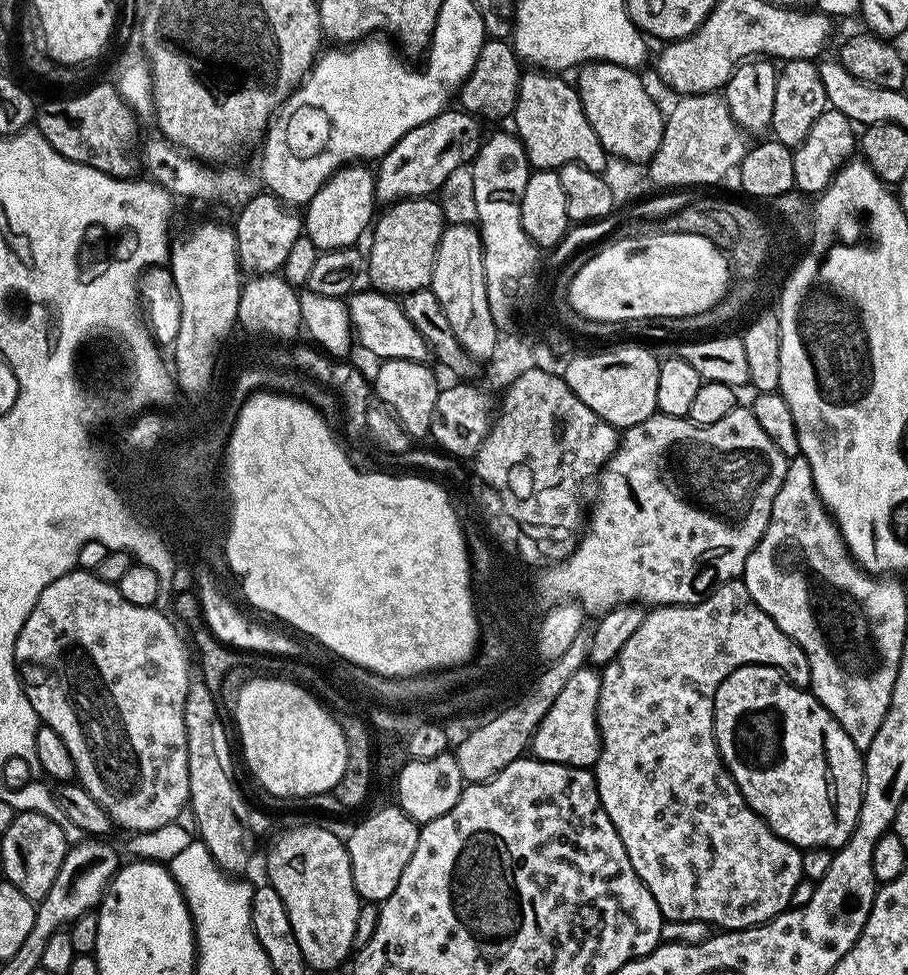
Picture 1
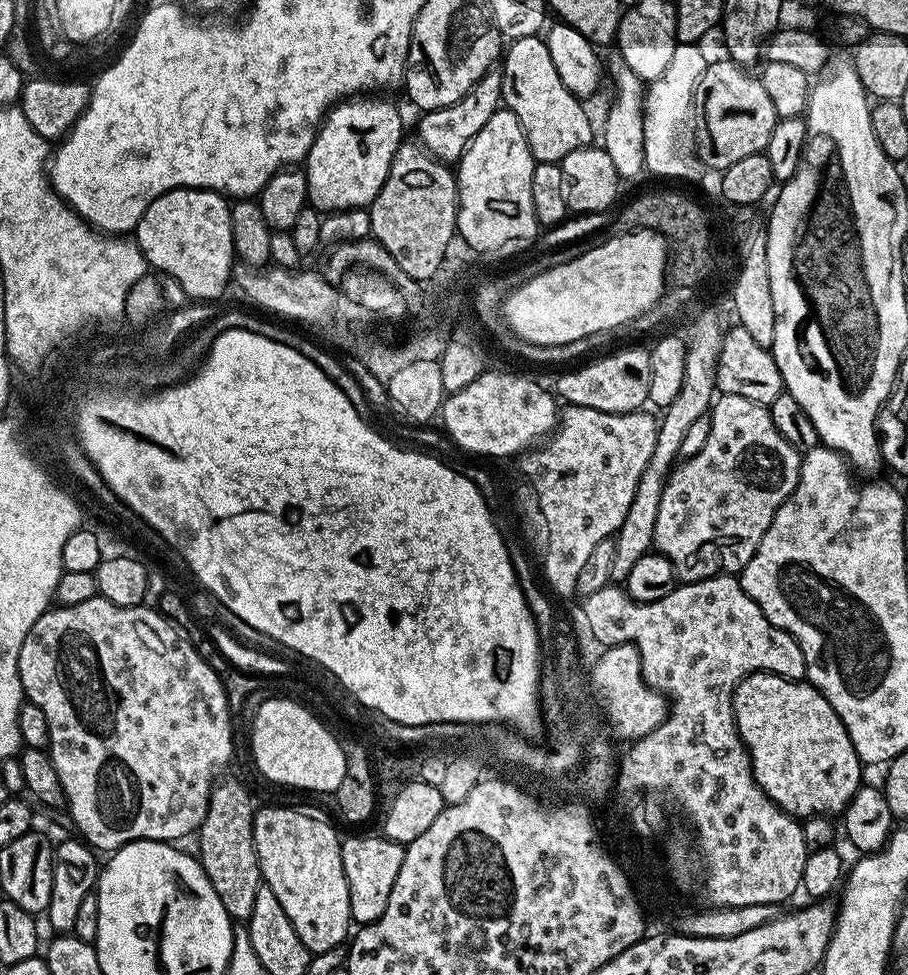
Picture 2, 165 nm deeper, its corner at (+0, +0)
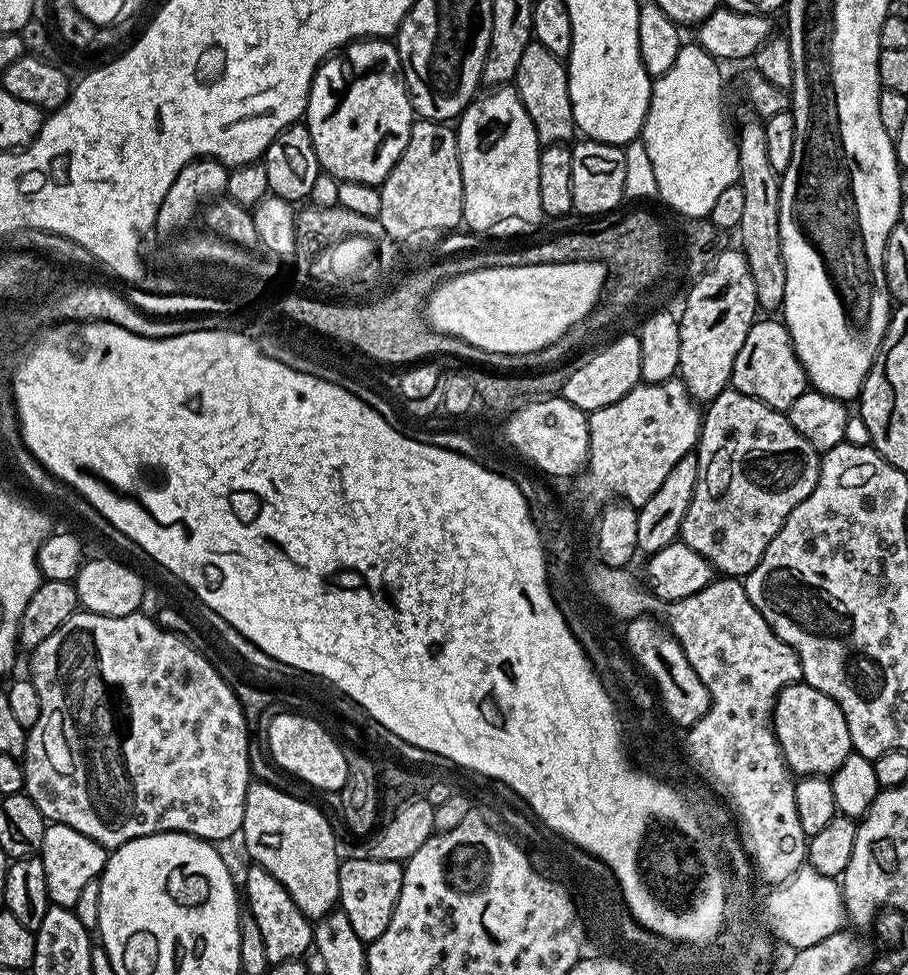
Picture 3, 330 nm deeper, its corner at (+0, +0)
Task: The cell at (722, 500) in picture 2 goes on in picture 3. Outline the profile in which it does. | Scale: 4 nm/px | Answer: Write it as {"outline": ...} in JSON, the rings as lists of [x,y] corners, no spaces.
{"outline":[[[725,390],[722,394],[718,394],[718,398],[711,400],[707,408],[702,416],[698,441],[700,473],[698,482],[694,486],[694,498],[690,502],[690,510],[686,510],[686,518],[680,527],[680,540],[686,546],[690,546],[690,550],[698,550],[698,554],[702,554],[702,558],[709,560],[717,573],[728,578],[743,578],[750,575],[754,566],[758,566],[762,554],[766,554],[766,546],[770,546],[774,534],[778,534],[778,530],[782,530],[790,510],[794,510],[794,506],[798,506],[798,502],[802,502],[802,498],[806,498],[806,494],[810,494],[810,490],[814,490],[814,486],[818,482],[822,456],[821,453],[814,450],[814,446],[810,446],[810,442],[806,442],[806,438],[802,438],[802,434],[798,434],[798,430],[794,430],[794,426],[788,421],[787,415],[783,411],[766,406],[746,394],[735,390]]]}

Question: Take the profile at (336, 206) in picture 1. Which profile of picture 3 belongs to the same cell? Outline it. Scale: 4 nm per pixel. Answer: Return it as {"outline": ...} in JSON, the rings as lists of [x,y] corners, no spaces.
{"outline":[[[388,38],[353,40],[351,44],[345,44],[341,51],[329,56],[312,79],[306,123],[314,142],[314,154],[318,154],[318,162],[323,171],[338,181],[377,186],[383,184],[384,179],[392,173],[402,150],[406,150],[406,142],[410,142],[410,130],[414,123],[412,100],[404,84],[400,55],[396,53],[395,43]]]}

